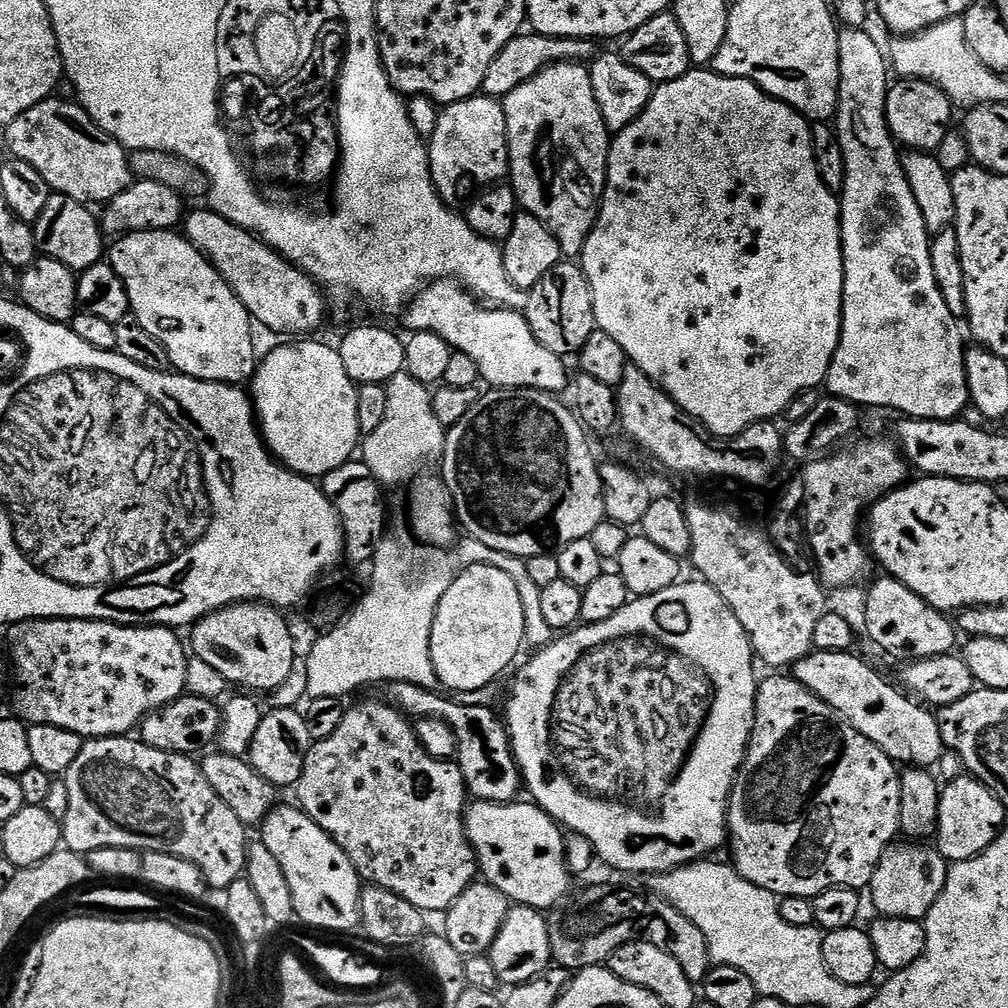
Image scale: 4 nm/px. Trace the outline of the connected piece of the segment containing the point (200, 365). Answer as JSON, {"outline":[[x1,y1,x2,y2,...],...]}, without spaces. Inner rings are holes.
{"outline":[[176,230,130,232,117,240,120,241,110,248,110,263,126,286,131,315,146,334,162,342,169,365,179,375,195,380,234,385,247,381,255,373,258,363,256,348,252,345,254,321,218,269]]}

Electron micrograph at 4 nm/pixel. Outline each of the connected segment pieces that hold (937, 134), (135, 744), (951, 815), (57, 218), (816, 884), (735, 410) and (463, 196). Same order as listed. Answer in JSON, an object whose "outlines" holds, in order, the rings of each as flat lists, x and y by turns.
{"outlines":[[[900,78,888,89,884,111,888,129,897,145,913,152,935,153,936,148,942,146,942,138,946,138,953,127,952,112,954,105,951,98,930,81]],[[104,736,100,740,88,738,81,743,74,762,70,762,70,766,62,773,62,779,65,782,66,794,69,796,69,808,62,821,62,844,67,851,87,854,104,847,124,847,132,848,141,854,158,851,162,854,174,855,192,863,201,872,205,885,209,889,227,890,234,881,241,879,244,871,244,859,248,856,250,843,250,837,244,833,247,832,246,825,238,818,238,814,234,814,234,810,230,810,230,806,226,806,226,802,222,802,222,798,218,798,218,794,214,794,214,786,210,786,210,782,206,782,199,763,191,755,158,750,154,746,146,746,138,738,129,738,128,736]],[[960,774,957,780,946,783,940,790,938,822,934,846,949,862,969,860,986,851,996,841,996,835,1005,827,1006,810,998,798,982,782,967,774]],[[59,194,49,195,46,206,42,210,40,217,34,221,34,231,36,233,36,247,41,257,62,262,62,266,71,268,73,272,79,274,85,269,95,264,101,263,106,256,106,244,104,248,105,233,102,231,99,221,92,217,93,209,87,204,79,204,74,198,66,198]],[[768,674,759,681,756,690,756,712,752,733,748,739,748,746,744,763,736,777,734,785,735,791,748,804,736,805,736,802,729,803,727,818,727,843,732,843,731,863,734,865,737,874,746,878,746,882,754,882,762,890,772,893,777,898,785,896,806,896,814,897,819,892,825,892,831,888,854,888,864,890,871,885,872,875,876,869,876,863,882,858,882,854,888,845,897,839,900,832,898,822,898,806,900,805,900,772,897,761,891,760,886,753,874,742,870,742,858,730,854,730,850,725,845,724,835,710,826,706,818,697,806,690,791,675,788,674]],[[689,70,689,71,688,71,688,72,687,72,687,73,686,73,686,75,685,75,685,76,683,76,683,77,682,77,682,78,678,78,678,79,677,79,677,80,671,80,671,81,670,81,670,82,666,82,666,83,665,83,665,84,661,84,661,85,659,85,659,87,657,87,657,88,656,88,656,89,655,89,655,91,653,91,653,94,652,94,652,96,651,96,651,97,650,97,650,98,649,98,649,102,648,102,648,104,647,104,647,106,645,106,645,108,644,108,644,112,643,112,643,113,641,113,641,115,640,115,640,116,639,116,639,117,637,117,637,119,636,119,636,120,635,120,635,121,633,121,633,123,632,123,632,124,628,124,628,125,626,125,626,126,625,126,625,128,624,128,624,129,622,129,622,131,621,131,621,132,618,132,618,133,615,133,615,136,614,136,614,139,613,139,613,140,612,140,612,141,611,141,611,144,610,144,610,147,609,147,609,150,608,150,608,177,607,177,607,178,606,178,606,182,605,182,605,183,604,183,604,194,603,194,603,197,602,197,602,199,601,199,601,202,600,202,600,212,599,212,599,213,598,213,598,214,597,214,597,215,596,215,596,224,595,224,595,226,593,226,593,228,592,228,592,229,591,229,591,230,590,230,590,234,589,234,589,235,588,235,588,237,587,237,587,238,586,238,586,242,585,242,585,243,584,243,584,250,583,250,583,252,581,252,581,253,580,253,580,255,579,255,579,257,578,257,578,260,579,260,579,263,580,263,580,264,581,264,581,265,582,265,582,267,583,267,583,269,584,269,584,277,586,277,586,278,587,278,587,280,588,280,588,285,589,285,589,286,590,286,590,290,591,290,591,291,592,291,592,305,593,305,593,306,594,306,594,314,595,314,595,315,596,315,596,327,597,327,597,329,599,329,599,331,602,331,602,332,605,332,605,333,606,333,606,334,610,334,610,338,614,338,614,342,618,342,618,346,622,346,622,350,623,350,623,351,624,351,624,352,625,352,625,354,627,354,627,356,628,356,628,358,629,358,629,361,631,361,631,363,633,363,633,364,636,364,636,365,637,365,637,366,638,366,638,367,640,367,640,368,641,368,641,369,642,369,642,370,643,370,643,372,645,372,645,373,646,373,646,375,648,375,648,376,649,376,649,378,651,378,651,380,652,380,652,383,653,383,653,384,655,384,655,385,656,385,656,387,658,387,658,388,661,388,661,389,662,389,662,391,664,391,664,392,665,392,665,394,667,394,667,396,668,396,668,397,670,397,670,399,672,399,672,401,673,401,673,402,674,402,674,403,675,403,675,404,676,404,676,405,678,405,678,406,679,406,679,408,680,408,680,409,682,409,682,411,684,411,684,412,685,412,685,413,686,413,686,414,690,414,690,415,691,415,691,416,692,416,692,417,693,417,693,418,695,418,695,420,696,420,696,421,697,421,697,422,698,422,698,423,699,423,699,424,700,424,700,425,701,425,701,426,703,426,703,427,704,427,704,428,706,428,706,429,708,429,708,431,709,431,709,432,711,432,711,433,712,433,712,435,714,435,714,436,723,436,723,437,725,437,725,436,736,436,736,435,738,435,738,433,739,433,739,432,741,432,741,431,742,431,742,430,746,430,746,429,747,429,747,428,748,428,748,427,749,427,749,426,751,426,751,425,752,425,752,424,754,424,754,423,757,423,757,422,772,422,772,421,775,421,775,420,776,420,776,419,777,419,777,418,776,418,776,417,775,417,775,416,776,416,776,415,778,415,778,417,779,417,779,416,780,416,780,415,781,415,781,414,782,414,782,413,785,413,785,410,786,410,786,409,787,409,787,407,788,407,788,406,789,406,789,405,790,405,790,403,792,403,792,402,793,402,793,400,795,400,795,399,796,399,796,398,797,398,797,397,799,397,799,396,801,396,801,394,802,394,802,393,803,393,803,392,804,392,804,391,810,391,810,390,812,390,812,389,819,389,819,388,820,388,820,387,821,387,821,385,823,385,823,384,824,384,824,383,825,383,825,381,827,381,827,378,828,378,828,371,829,371,829,370,830,370,830,362,831,362,831,361,832,361,832,359,833,359,833,358,834,358,834,354,835,354,835,353,836,353,836,347,837,347,837,346,838,346,838,342,839,342,839,341,840,341,840,319,841,319,841,318,842,318,842,306,843,306,843,305,844,305,844,251,843,251,843,250,842,250,842,242,841,242,841,241,840,241,840,201,839,201,839,199,838,199,838,196,837,196,837,193,835,193,835,192,831,192,831,191,830,191,830,190,826,190,826,186,825,186,825,185,824,185,824,183,823,183,823,182,822,182,822,178,821,178,821,177,820,177,820,175,819,175,819,174,818,174,818,166,817,166,817,165,816,165,816,163,815,163,815,162,814,162,814,146,813,146,813,145,812,145,812,124,811,124,811,123,809,123,809,121,808,121,808,120,807,120,807,119,805,119,805,117,803,117,803,116,801,116,801,115,800,115,800,113,798,113,798,112,796,112,796,111,794,111,794,109,793,109,793,108,791,108,791,107,790,107,790,106,789,106,789,104,784,104,784,103,783,103,783,102,782,102,782,101,780,101,780,100,776,100,776,99,774,99,774,97,773,97,773,96,767,96,767,95,766,95,766,94,765,94,765,93,764,93,764,91,762,91,762,89,761,89,761,88,760,88,760,87,759,87,759,86,757,86,757,84,756,84,756,83,755,83,755,82,753,82,753,80,743,80,743,79,742,79,742,78,734,78,734,77,733,77,733,76,720,76,720,75,718,75,718,74,717,74,717,73,716,73,716,72,714,72,714,71,711,71,711,70]],[[477,94,457,104,449,104,439,113,437,128,427,141,426,153,428,169,432,175,433,186,445,204,467,201,477,190,483,190,508,176,508,135,506,134,506,114,499,99]]]}

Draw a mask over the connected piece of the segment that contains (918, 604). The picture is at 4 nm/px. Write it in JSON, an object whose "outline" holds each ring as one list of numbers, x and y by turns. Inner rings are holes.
{"outline":[[883,578,864,600,864,628,868,636,888,656,899,662,947,656,953,651,958,629,945,613,930,606,902,582]]}

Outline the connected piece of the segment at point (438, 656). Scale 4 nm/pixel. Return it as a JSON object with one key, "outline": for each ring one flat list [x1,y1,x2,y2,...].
{"outline":[[471,564,464,568,446,594,442,594,434,614,430,658,434,662,437,681,445,684,452,694,476,692,486,687,517,663,516,655,526,644,525,626,522,598,518,598,518,586,514,586,510,574,489,564]]}

